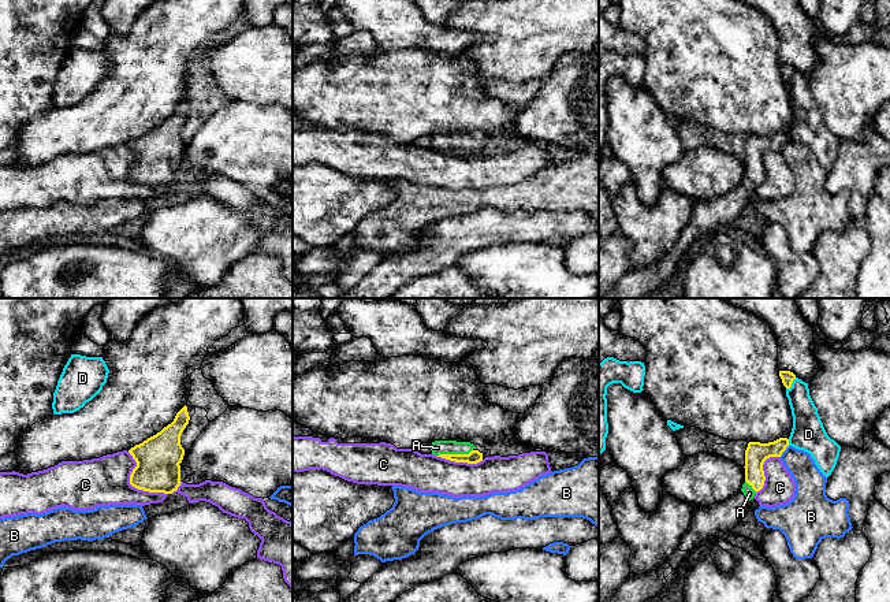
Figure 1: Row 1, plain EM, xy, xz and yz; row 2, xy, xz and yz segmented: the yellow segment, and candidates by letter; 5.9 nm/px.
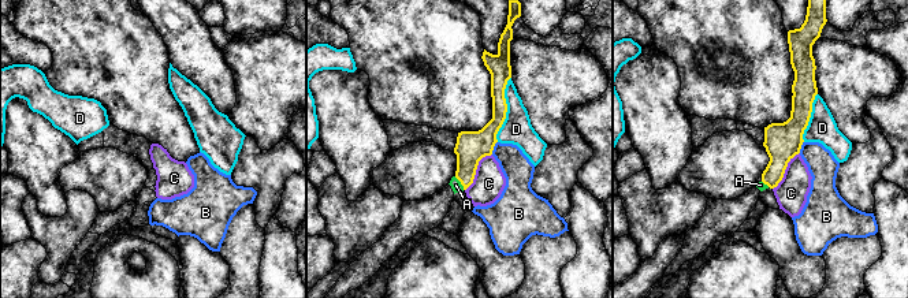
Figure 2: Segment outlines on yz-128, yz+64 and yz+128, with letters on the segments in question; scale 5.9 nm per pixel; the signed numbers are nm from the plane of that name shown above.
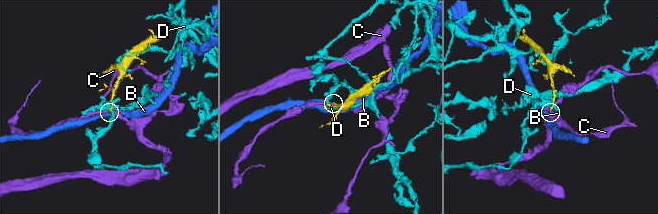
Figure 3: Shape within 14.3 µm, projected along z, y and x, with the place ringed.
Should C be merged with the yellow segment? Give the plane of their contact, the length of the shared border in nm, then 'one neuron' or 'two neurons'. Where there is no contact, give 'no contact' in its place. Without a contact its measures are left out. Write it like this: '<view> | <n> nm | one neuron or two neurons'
xy | 340 nm | two neurons

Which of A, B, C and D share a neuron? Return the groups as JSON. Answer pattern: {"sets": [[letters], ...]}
{"sets": [["A"], ["B"], ["C"], ["D"]]}

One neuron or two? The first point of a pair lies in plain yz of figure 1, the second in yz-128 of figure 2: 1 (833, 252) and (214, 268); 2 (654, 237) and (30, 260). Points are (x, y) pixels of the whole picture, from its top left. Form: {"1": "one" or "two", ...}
{"1": "two", "2": "two"}

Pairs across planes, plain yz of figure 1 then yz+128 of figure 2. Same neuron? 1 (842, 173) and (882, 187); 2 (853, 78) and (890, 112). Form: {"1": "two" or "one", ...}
{"1": "two", "2": "two"}

